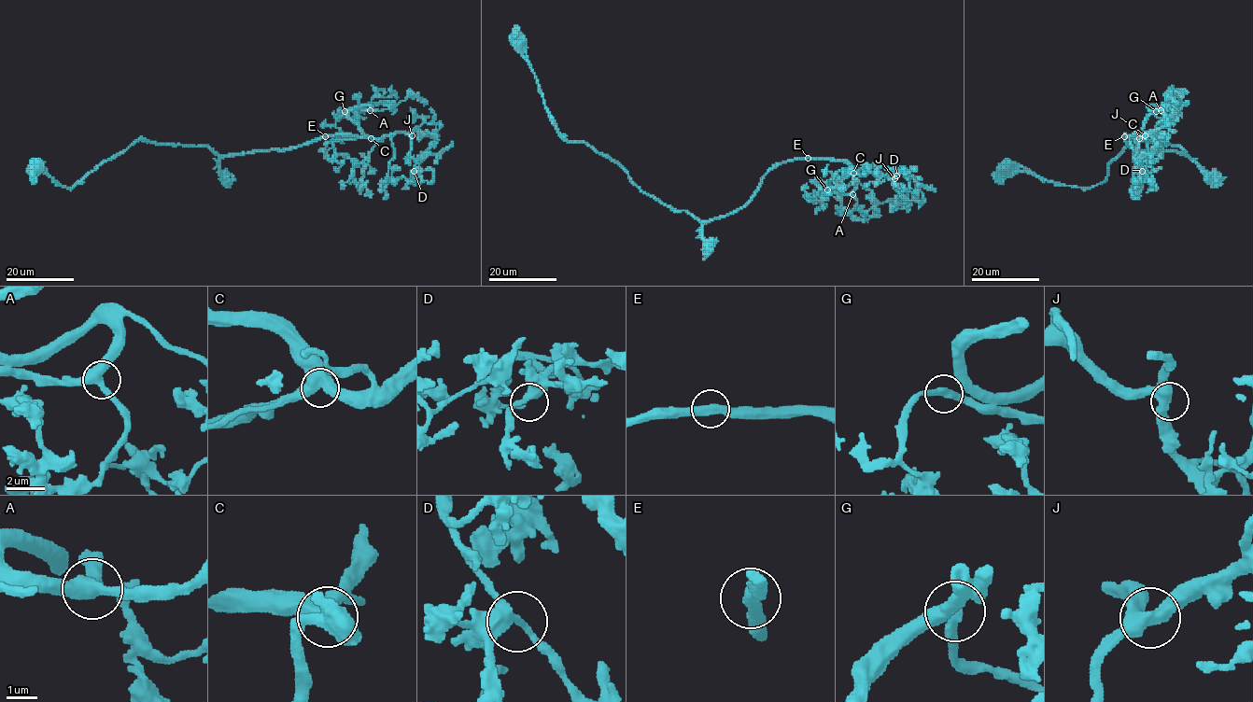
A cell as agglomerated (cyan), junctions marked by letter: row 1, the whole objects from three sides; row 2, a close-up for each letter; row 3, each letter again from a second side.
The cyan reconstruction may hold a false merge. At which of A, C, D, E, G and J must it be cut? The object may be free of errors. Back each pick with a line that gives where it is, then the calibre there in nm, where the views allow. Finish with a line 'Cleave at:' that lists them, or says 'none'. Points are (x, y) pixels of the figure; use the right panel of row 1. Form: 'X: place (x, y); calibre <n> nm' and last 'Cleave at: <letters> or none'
Cleave at: none

